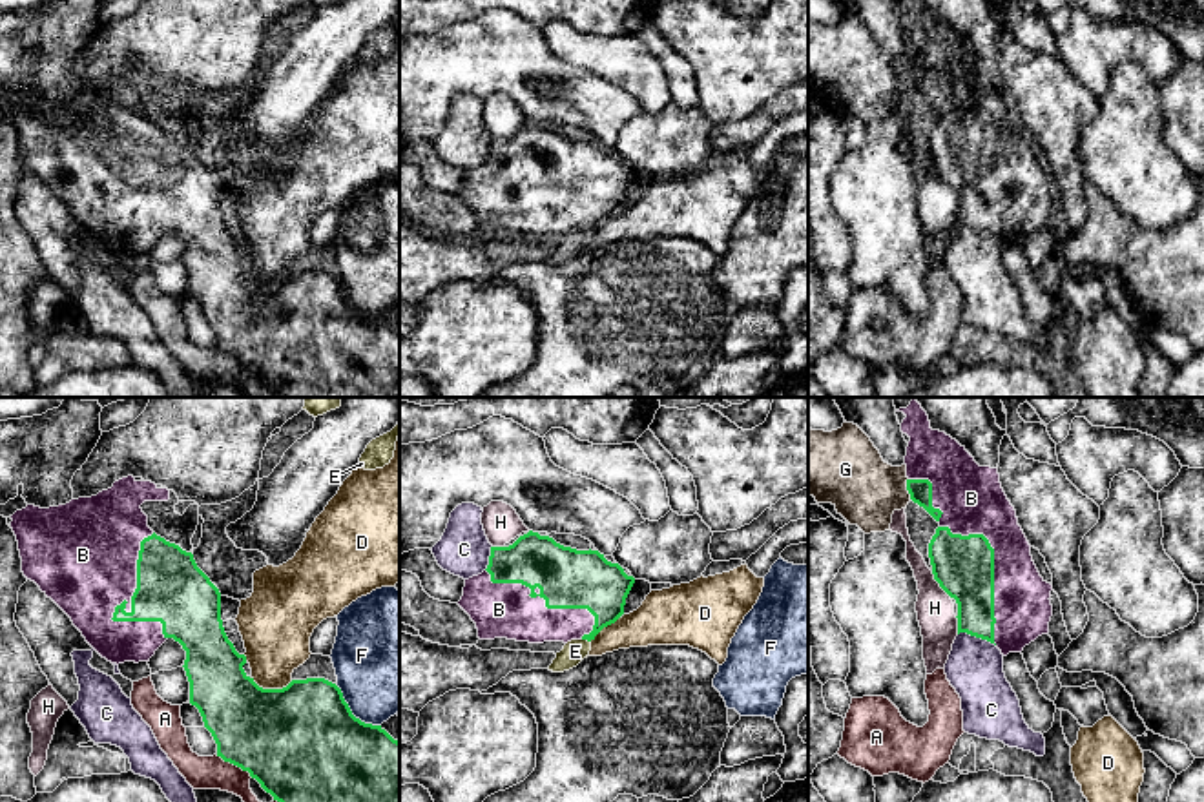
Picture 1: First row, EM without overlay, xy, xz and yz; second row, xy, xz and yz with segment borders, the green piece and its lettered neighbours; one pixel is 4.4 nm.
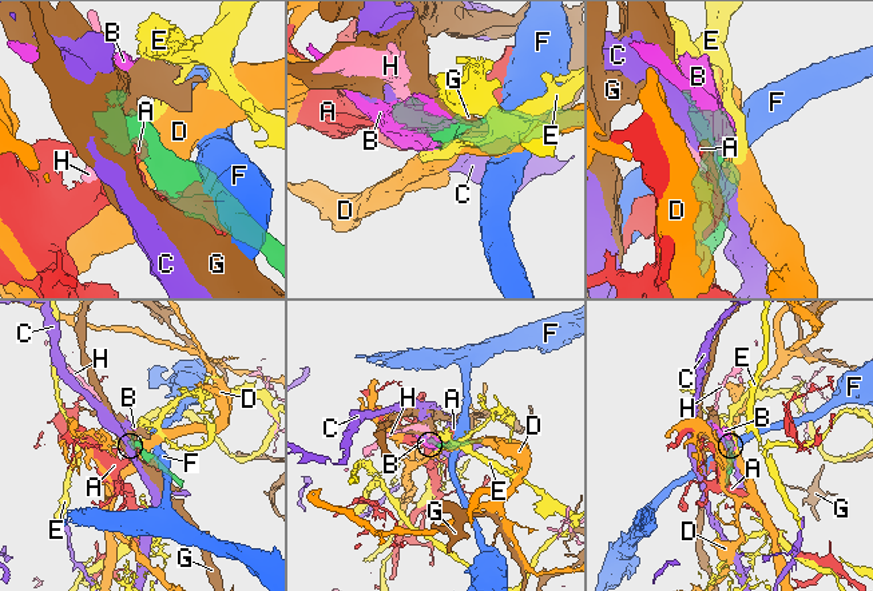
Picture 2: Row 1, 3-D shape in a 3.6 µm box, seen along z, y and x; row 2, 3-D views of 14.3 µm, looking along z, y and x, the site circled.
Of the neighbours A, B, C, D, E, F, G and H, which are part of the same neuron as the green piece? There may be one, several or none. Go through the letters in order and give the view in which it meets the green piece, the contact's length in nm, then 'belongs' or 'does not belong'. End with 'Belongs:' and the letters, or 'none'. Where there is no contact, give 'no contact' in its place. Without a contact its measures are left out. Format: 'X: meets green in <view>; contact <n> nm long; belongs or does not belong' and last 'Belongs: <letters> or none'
A: meets green in xy; contact 190 nm long; does not belong
B: meets green in xy; contact 480 nm long; belongs
C: meets green in yz; contact 180 nm long; does not belong
D: meets green in xy; contact 180 nm long; does not belong
E: meets green in xz; contact 40 nm long; does not belong
F: meets green in xy; contact 260 nm long; does not belong
G: meets green in yz; contact 100 nm long; does not belong
H: meets green in yz; contact 150 nm long; does not belong
Belongs: B

